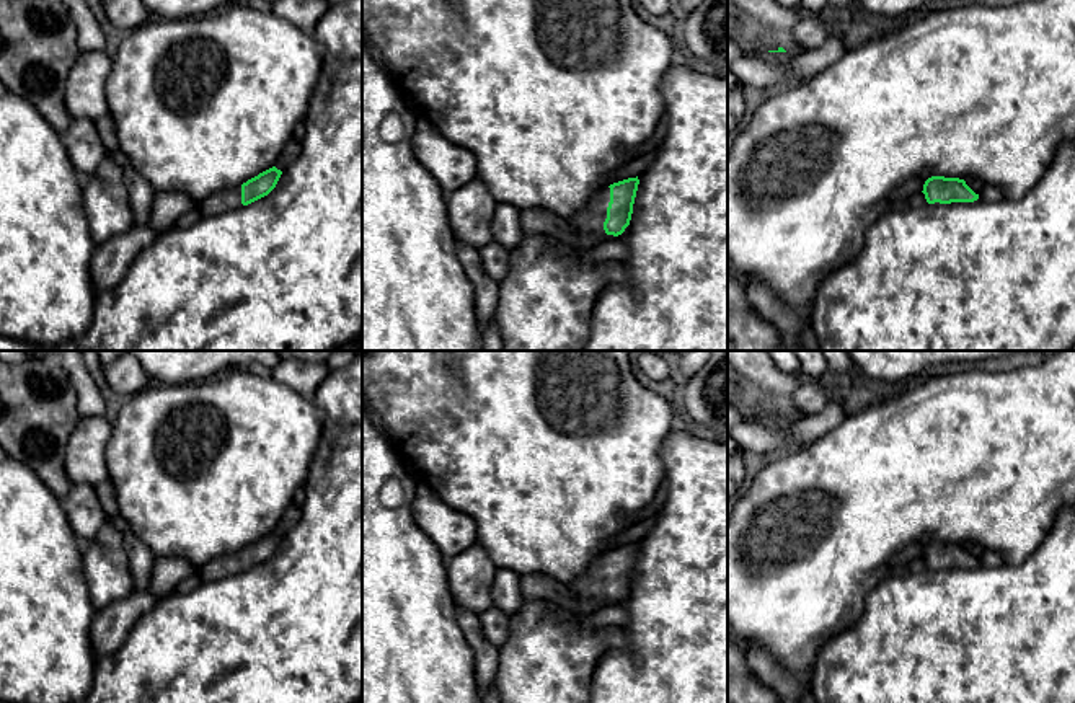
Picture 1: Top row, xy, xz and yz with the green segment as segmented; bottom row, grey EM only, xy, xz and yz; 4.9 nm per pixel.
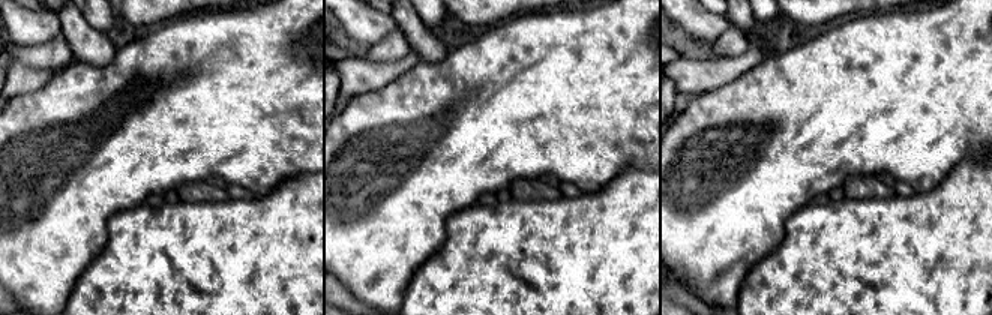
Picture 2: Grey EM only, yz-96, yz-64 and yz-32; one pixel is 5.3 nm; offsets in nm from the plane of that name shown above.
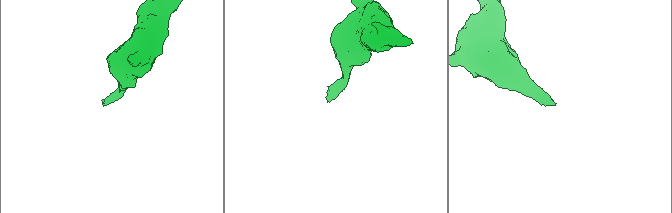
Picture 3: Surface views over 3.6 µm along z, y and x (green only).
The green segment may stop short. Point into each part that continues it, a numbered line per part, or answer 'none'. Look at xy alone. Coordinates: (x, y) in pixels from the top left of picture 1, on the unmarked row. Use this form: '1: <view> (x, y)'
1: xy (230, 565)

